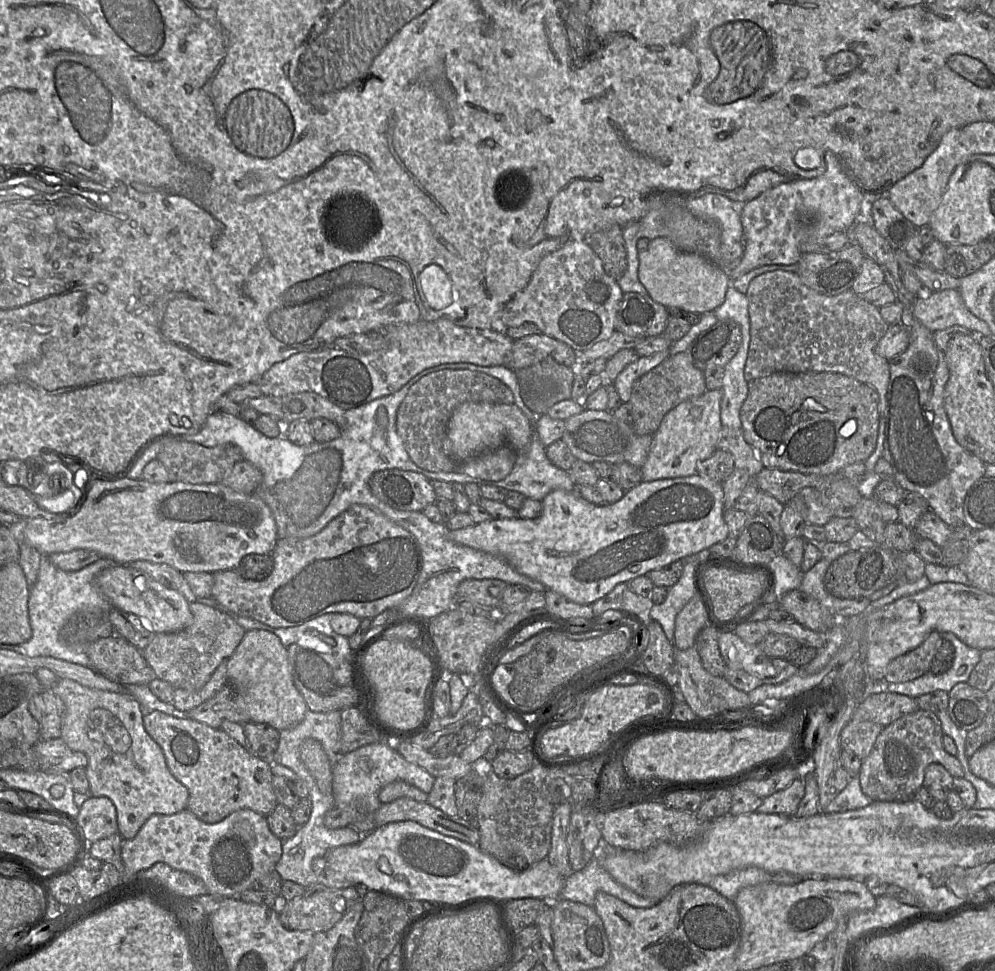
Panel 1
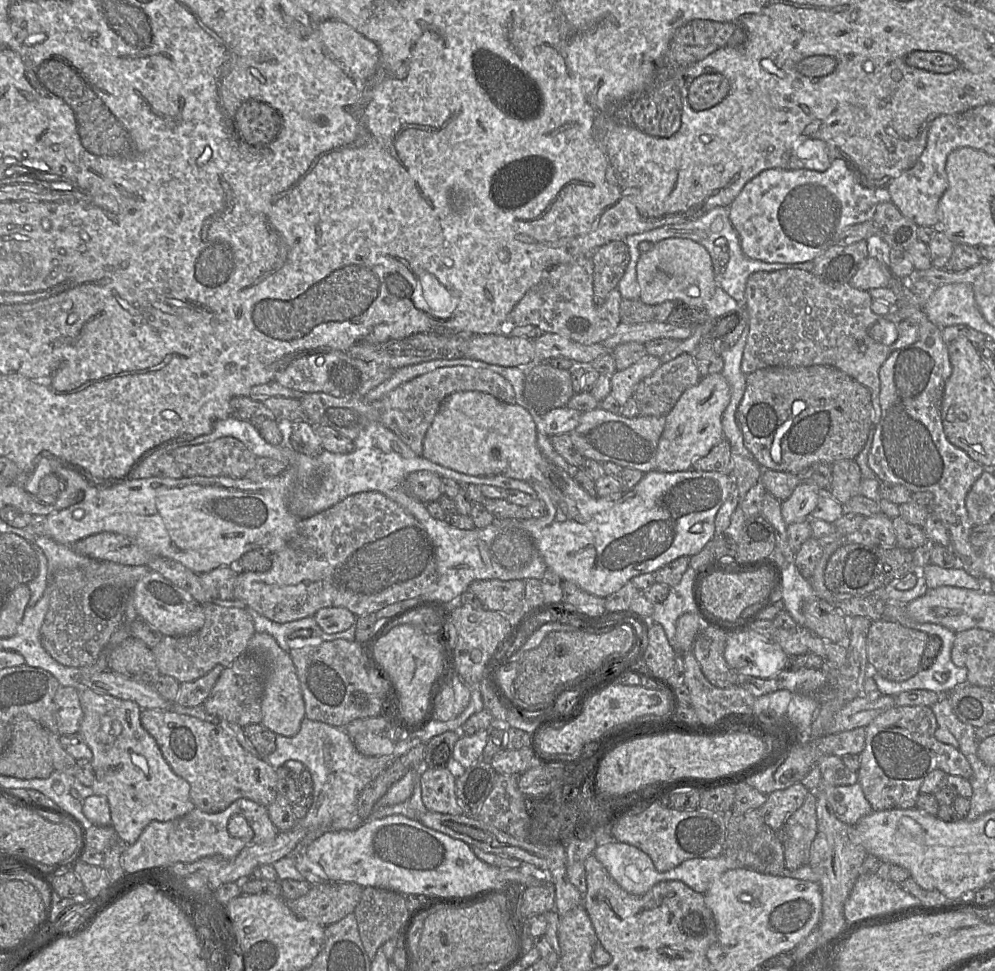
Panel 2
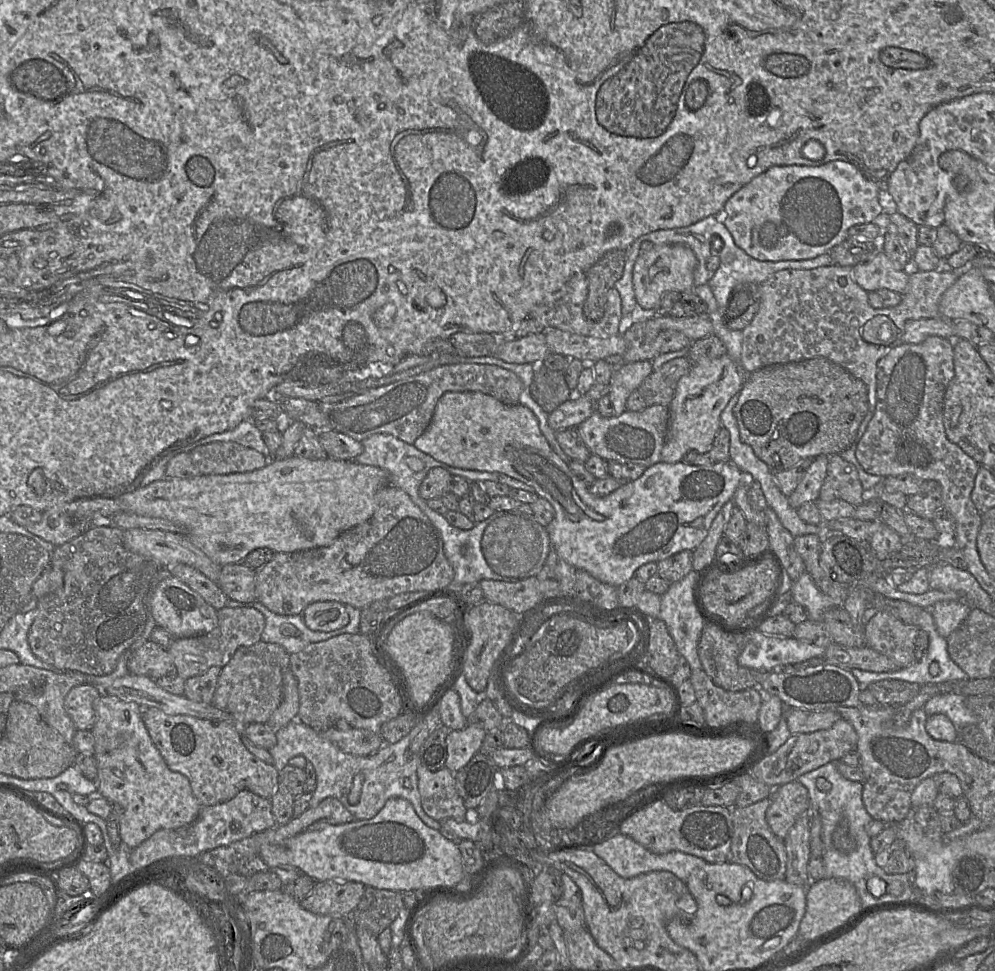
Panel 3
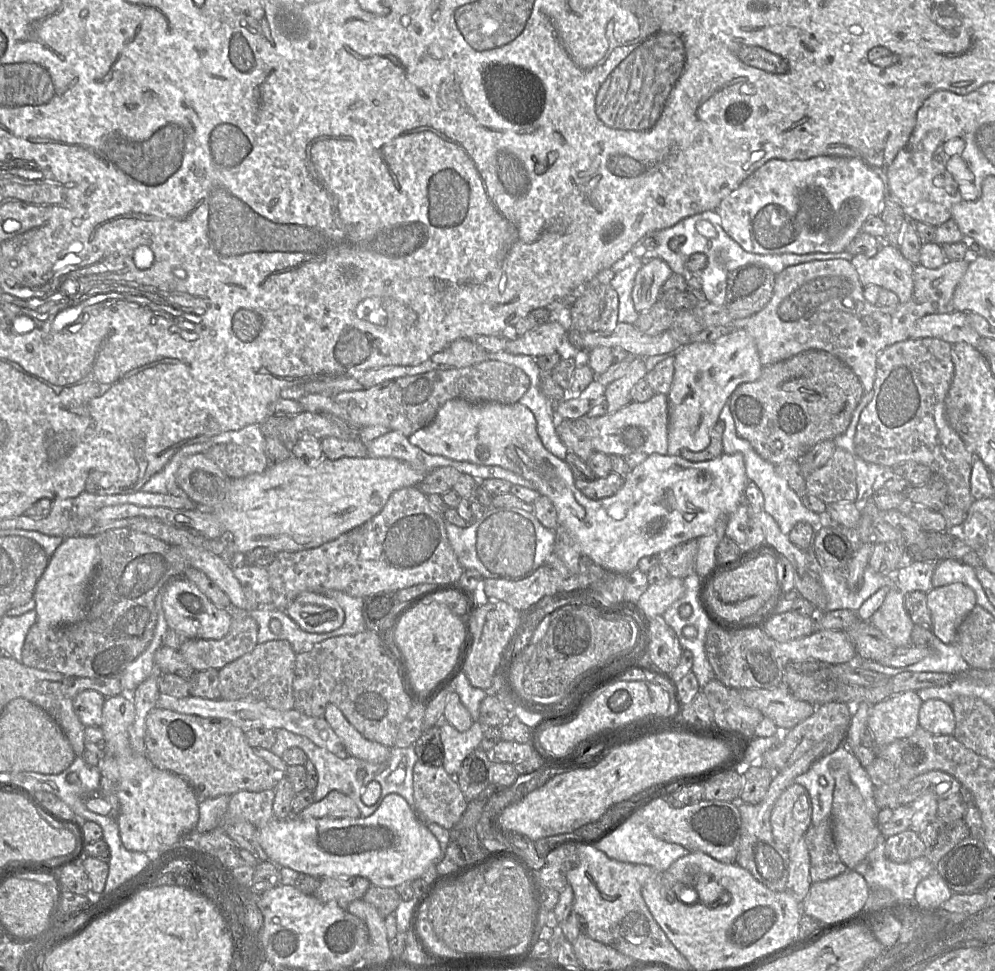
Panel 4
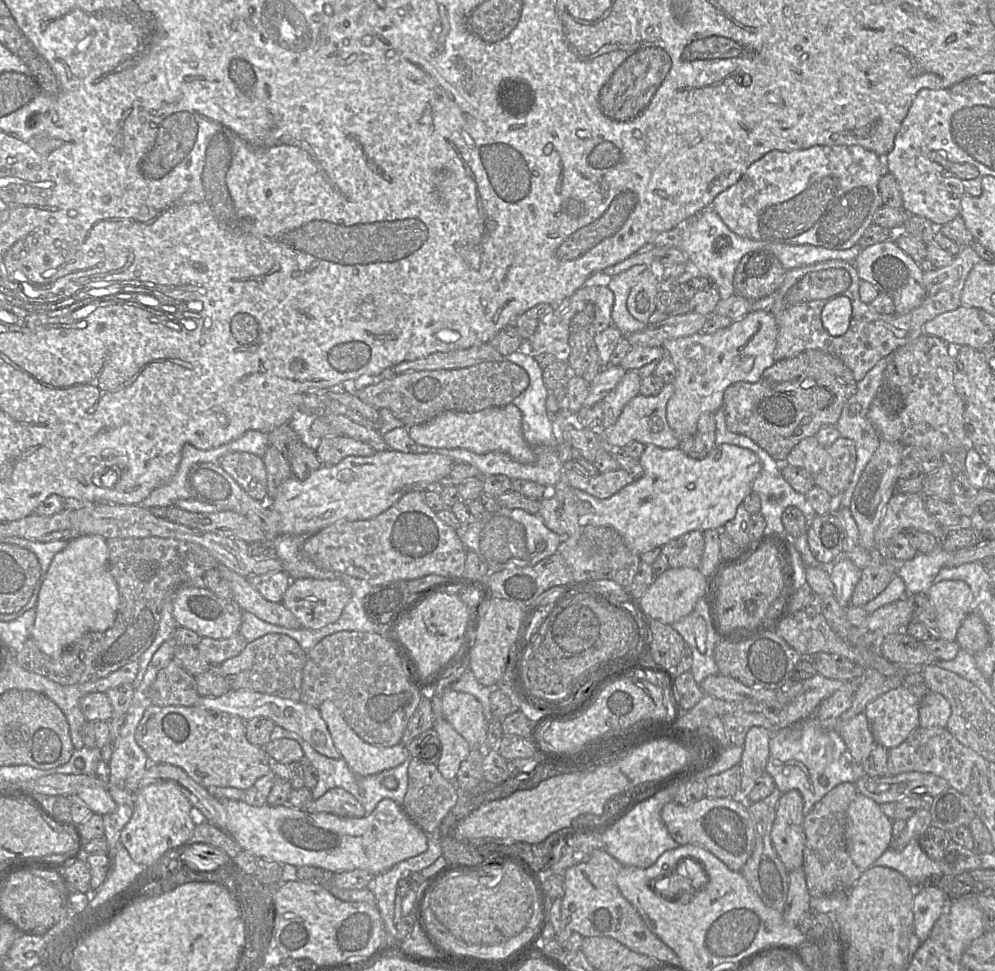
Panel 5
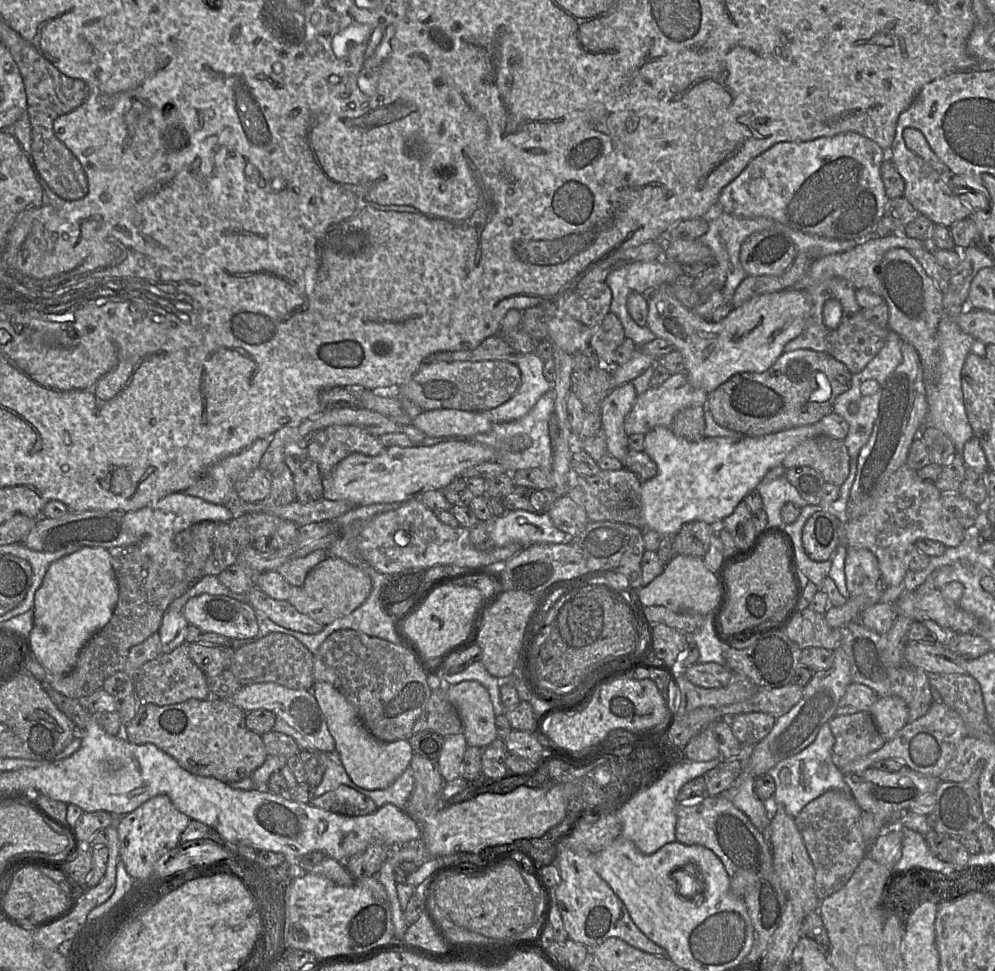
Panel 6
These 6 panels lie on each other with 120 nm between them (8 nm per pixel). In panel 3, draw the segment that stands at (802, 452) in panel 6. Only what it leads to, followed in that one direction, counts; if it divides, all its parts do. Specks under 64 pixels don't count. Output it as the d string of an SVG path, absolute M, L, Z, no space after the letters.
M839 454L829 456L819 499L827 502L843 500L857 507L864 502L863 490L856 467Z

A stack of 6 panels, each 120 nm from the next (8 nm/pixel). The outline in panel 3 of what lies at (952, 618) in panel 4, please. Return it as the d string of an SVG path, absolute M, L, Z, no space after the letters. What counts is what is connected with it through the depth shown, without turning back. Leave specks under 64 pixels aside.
M940 601L931 607L937 631L943 638L950 634L966 619L972 607L966 601Z

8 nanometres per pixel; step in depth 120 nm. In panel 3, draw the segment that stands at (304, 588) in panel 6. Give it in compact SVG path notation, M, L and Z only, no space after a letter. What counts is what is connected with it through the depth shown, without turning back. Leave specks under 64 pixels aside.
M336 601L311 603L303 610L301 616L309 629L321 632L343 628L350 620L345 605Z

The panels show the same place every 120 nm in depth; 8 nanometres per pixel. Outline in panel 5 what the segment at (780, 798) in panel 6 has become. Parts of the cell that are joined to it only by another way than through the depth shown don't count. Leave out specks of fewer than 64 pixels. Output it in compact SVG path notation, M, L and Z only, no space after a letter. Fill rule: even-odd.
M815 716L774 731L769 741L765 772L772 777L775 788L782 794L790 790L801 793L804 816L837 785L854 784L857 779L866 775L862 765L853 762L838 732L835 729L822 728ZM822 776L827 779L825 785L819 781Z

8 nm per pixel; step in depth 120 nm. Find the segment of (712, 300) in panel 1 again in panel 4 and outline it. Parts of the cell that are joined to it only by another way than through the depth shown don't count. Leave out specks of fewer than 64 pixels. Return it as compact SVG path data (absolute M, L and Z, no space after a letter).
M660 258L643 261L632 290L632 300L638 313L648 311L658 301L661 288L673 274L669 265Z

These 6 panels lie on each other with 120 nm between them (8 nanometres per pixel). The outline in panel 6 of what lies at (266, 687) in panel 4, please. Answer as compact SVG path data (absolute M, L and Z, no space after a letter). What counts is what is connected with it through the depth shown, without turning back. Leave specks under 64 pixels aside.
M270 633L235 650L229 670L241 686L272 682L289 689L311 690L315 683L313 664L314 655L295 637L283 633Z

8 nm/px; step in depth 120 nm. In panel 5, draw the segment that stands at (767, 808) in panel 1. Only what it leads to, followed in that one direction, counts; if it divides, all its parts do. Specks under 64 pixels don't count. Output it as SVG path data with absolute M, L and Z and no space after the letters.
M797 790L783 793L777 804L771 830L771 841L788 872L803 867L804 817L801 793Z

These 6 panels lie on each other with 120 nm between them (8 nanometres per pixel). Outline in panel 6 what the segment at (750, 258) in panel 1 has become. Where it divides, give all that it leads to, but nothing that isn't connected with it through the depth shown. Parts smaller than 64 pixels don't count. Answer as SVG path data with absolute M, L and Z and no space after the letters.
M856 132L823 136L805 142L783 141L752 159L719 196L724 212L741 218L771 218L792 230L837 240L864 240L884 216L886 195L881 177L885 150Z

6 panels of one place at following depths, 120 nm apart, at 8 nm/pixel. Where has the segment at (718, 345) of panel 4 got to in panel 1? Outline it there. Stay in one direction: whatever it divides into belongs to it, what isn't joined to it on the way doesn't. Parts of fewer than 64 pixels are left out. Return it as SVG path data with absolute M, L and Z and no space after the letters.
M706 390L701 396L683 401L670 410L653 434L648 457L641 467L642 481L691 476L697 466L716 450L723 428L721 422L721 400L723 390Z

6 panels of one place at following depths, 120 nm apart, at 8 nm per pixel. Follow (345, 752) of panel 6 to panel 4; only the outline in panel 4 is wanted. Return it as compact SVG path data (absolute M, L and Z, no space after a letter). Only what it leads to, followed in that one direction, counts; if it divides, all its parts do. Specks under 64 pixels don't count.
M333 703L327 704L324 718L339 737L349 756L373 764L388 760L390 748L363 737Z

